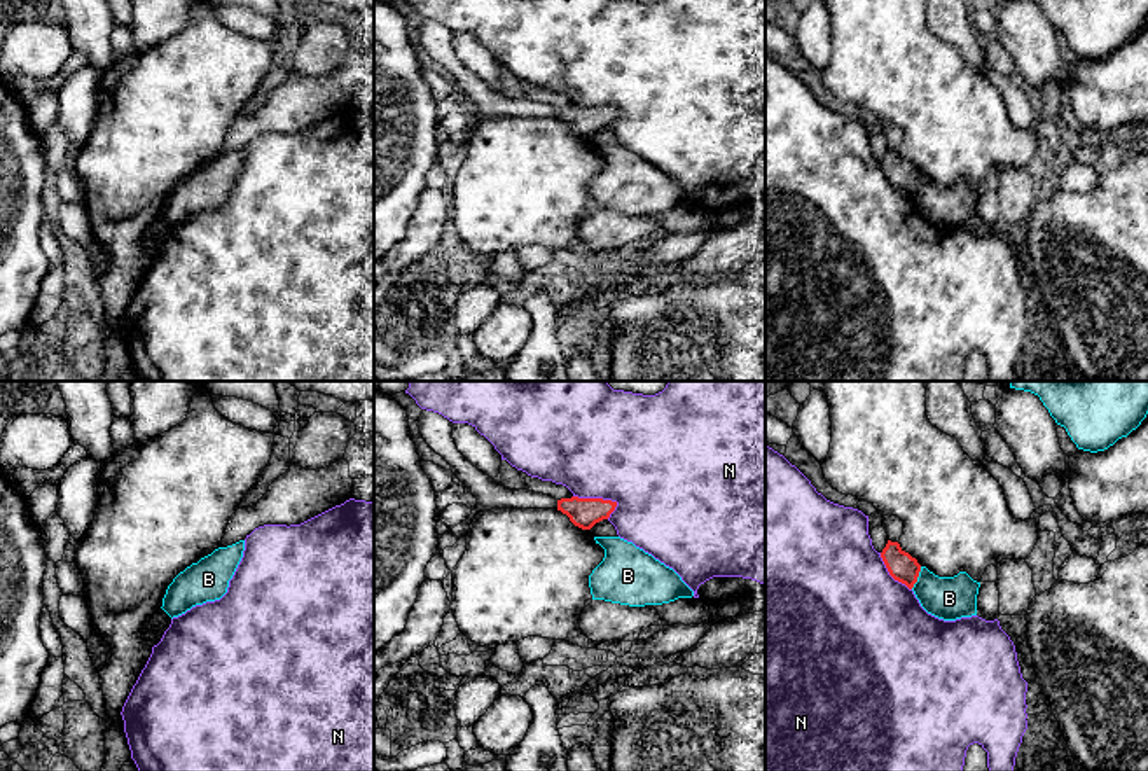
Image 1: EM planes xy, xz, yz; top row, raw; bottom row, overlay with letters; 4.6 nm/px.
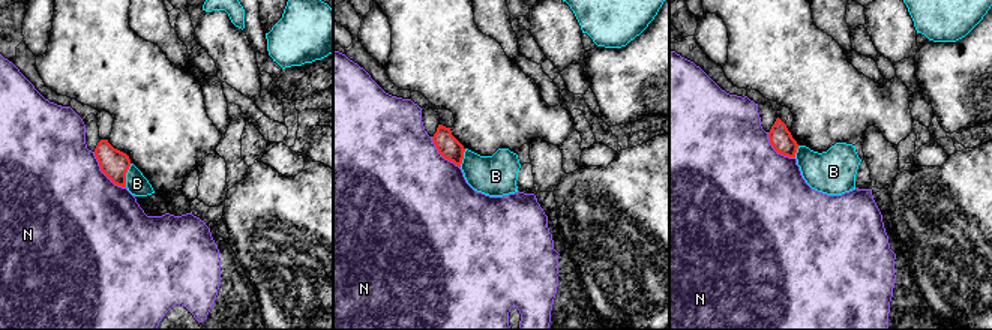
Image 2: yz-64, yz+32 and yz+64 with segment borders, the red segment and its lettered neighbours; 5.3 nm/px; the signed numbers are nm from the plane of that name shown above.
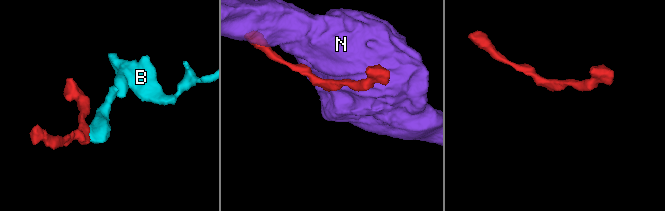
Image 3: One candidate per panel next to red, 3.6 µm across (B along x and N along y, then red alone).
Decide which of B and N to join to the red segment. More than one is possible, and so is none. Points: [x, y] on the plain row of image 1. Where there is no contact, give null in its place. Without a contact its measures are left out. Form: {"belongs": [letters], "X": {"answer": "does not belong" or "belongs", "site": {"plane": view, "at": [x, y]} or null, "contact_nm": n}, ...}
{"belongs": ["B"], "B": {"answer": "belongs", "site": {"plane": "yz", "at": [916, 186]}, "contact_nm": 120}, "N": {"answer": "does not belong", "site": {"plane": "xz", "at": [596, 107]}, "contact_nm": 220}}

